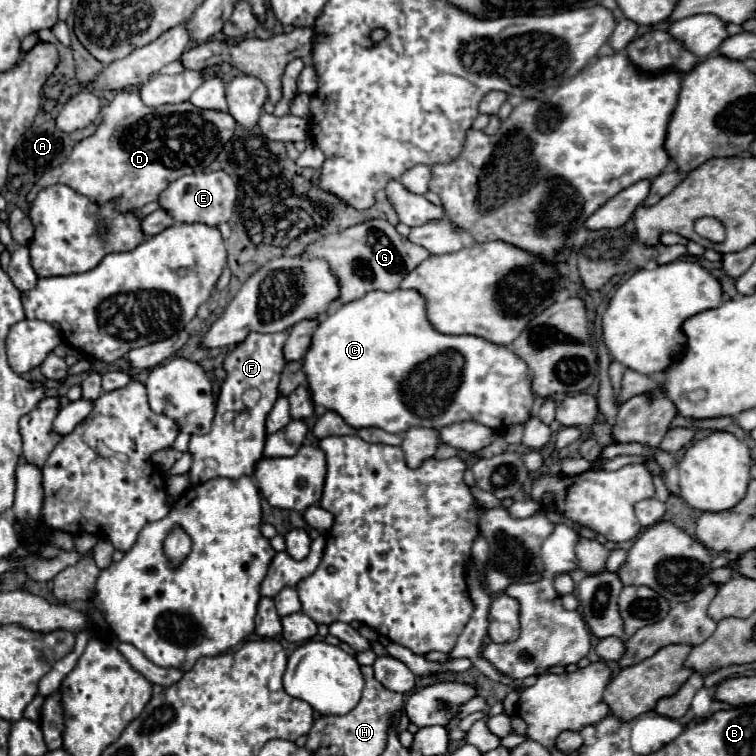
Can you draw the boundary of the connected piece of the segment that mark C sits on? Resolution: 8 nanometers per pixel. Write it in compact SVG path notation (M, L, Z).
M396 289L392 293L370 291L362 299L344 303L326 315L316 327L312 343L302 359L312 403L342 415L354 427L382 427L388 433L404 433L420 425L442 429L458 421L478 421L492 429L506 429L528 419L534 403L528 367L510 349L472 335L442 335L424 317L424 299L416 291Z

